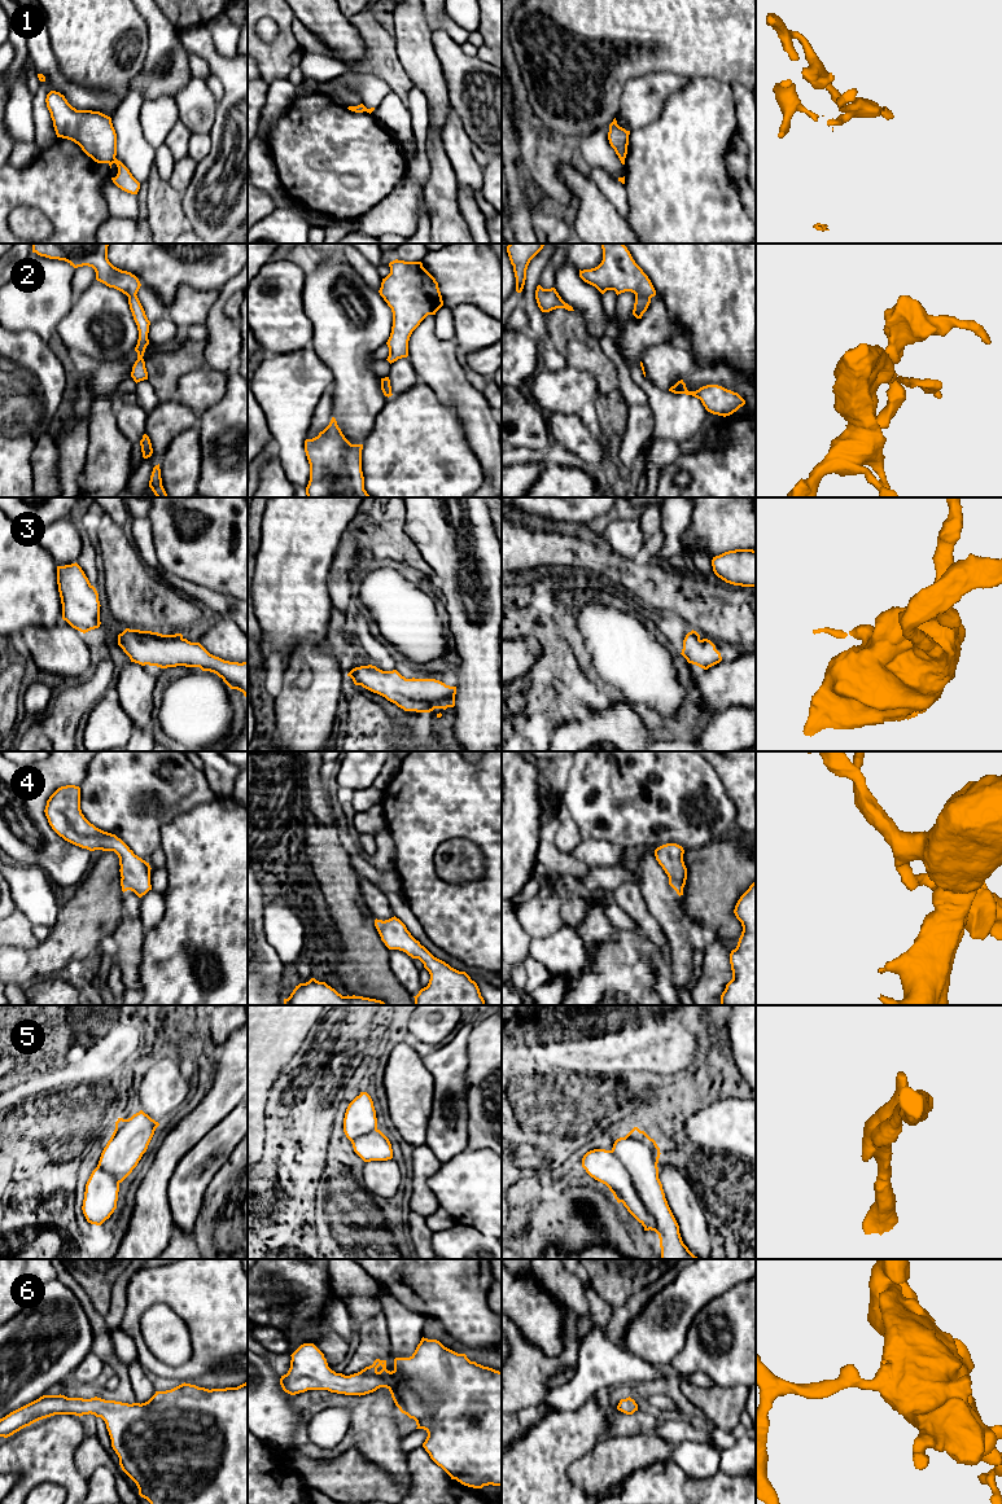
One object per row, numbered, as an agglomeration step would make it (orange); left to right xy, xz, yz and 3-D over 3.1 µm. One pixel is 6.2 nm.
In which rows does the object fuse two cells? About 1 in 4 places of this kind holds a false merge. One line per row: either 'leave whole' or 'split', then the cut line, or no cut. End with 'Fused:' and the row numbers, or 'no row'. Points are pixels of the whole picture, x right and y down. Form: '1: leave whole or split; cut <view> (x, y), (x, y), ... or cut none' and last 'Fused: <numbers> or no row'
1: split; cut xy (116, 158), (109, 163)
2: leave whole; cut none
3: leave whole; cut none
4: leave whole; cut none
5: split; cut yz (611, 1150), (628, 1173), (640, 1201), (652, 1217), (657, 1232)
6: leave whole; cut none
Fused: 1, 5

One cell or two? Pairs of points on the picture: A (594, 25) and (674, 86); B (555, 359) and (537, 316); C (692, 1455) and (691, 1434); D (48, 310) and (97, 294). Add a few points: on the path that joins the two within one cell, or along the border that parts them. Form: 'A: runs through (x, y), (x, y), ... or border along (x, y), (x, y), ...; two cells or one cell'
A: border along (687, 77), (651, 71), (628, 80); two cells
B: border along (547, 343), (542, 346); two cells
C: border along (674, 1443), (683, 1441), (708, 1442), (718, 1448); two cells
D: border along (75, 298), (70, 311), (56, 328); two cells

